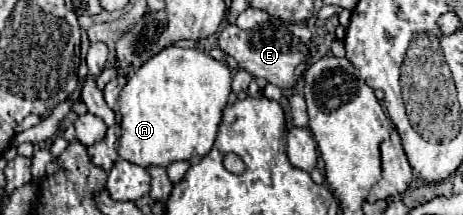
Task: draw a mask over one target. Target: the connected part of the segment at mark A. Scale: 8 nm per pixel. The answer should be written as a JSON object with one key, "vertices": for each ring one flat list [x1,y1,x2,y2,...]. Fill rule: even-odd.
{"vertices":[[169,46,129,76,121,92,119,156,137,166,167,166,177,160,203,158,221,126,221,114,231,94,231,70,199,48]]}

